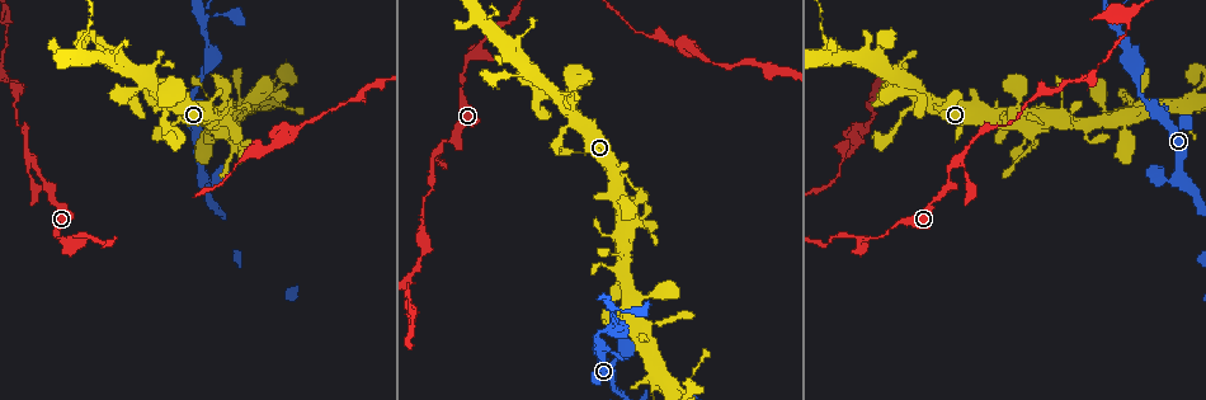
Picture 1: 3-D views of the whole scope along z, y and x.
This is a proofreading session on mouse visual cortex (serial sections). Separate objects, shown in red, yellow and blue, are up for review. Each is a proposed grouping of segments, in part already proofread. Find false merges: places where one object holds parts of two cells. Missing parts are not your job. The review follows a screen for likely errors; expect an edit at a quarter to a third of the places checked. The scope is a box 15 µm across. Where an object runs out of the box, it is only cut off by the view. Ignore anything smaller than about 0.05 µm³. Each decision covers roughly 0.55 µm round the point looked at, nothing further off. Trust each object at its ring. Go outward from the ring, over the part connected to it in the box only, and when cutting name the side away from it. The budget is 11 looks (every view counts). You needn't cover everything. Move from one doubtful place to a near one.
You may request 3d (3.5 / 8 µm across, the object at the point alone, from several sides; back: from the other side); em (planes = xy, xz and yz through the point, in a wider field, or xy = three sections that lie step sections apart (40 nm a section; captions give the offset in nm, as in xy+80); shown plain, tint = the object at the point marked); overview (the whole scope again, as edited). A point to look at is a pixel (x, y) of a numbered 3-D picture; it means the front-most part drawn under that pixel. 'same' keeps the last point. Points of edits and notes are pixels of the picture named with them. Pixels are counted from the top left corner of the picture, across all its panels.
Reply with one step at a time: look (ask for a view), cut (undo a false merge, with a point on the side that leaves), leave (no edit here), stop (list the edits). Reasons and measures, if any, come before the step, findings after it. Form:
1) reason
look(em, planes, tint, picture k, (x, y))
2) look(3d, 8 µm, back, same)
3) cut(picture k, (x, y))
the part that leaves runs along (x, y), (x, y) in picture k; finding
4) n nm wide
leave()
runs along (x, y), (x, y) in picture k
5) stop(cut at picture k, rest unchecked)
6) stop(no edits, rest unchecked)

thin neck
look(em, planes, tint, picture 1, (609, 369))

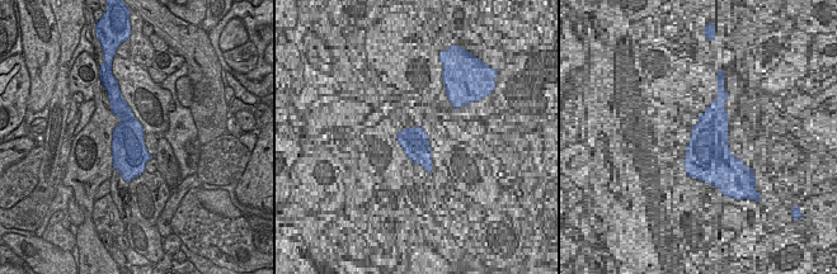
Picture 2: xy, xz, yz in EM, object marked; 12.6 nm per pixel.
look(3d, 3.5 µm, same)

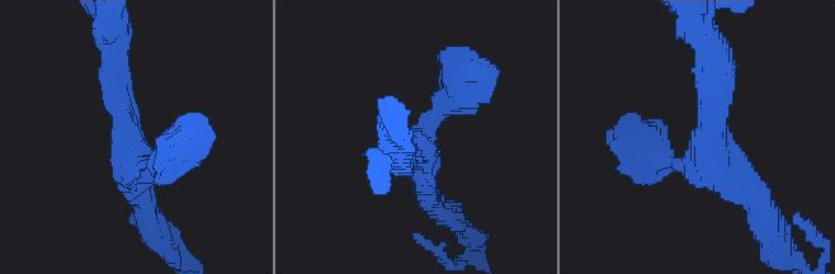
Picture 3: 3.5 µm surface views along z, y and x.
440 nm wide
leave()
runs along (721, 75), (708, 156), (646, 149) in picture 3; one cell here

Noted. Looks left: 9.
three arms meet
look(3d, 3.5 µm, picture 1, (5, 27))

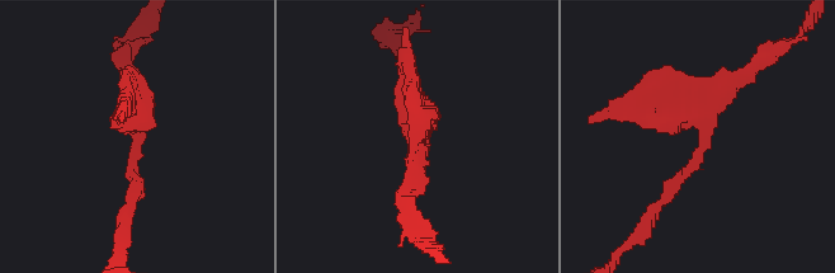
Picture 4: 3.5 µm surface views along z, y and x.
shape alone is not enough
look(em, planes, tint, picture 4, (706, 133))

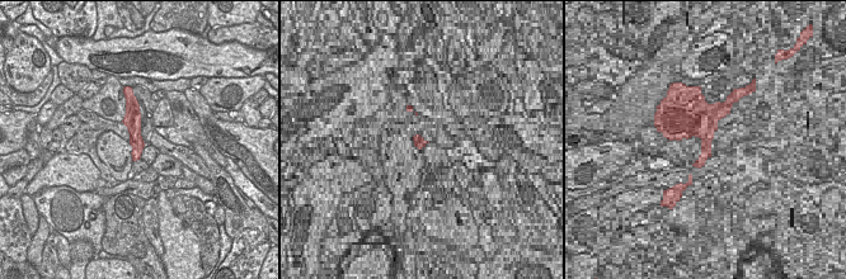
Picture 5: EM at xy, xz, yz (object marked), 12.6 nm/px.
leave()
runs along (134, 102), (136, 156) in picture 5; all the same cell

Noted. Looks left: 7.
four or more arms meet
look(3d, 3.5 µm, picture 1, (607, 305))

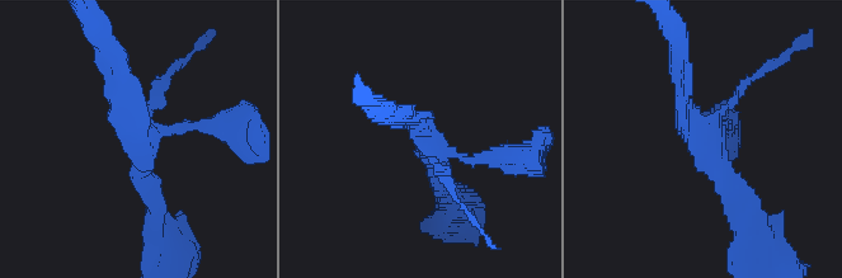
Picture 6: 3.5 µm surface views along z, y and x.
4 arms; arms of 150, 150, 250, 250 nm
look(em, planes, tint, picture 6, (428, 141))

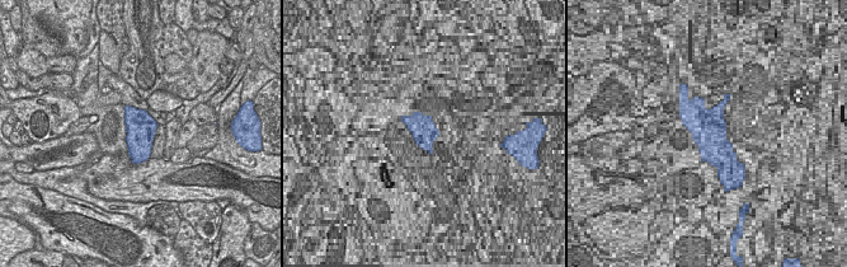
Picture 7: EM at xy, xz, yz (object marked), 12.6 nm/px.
380 nm wide
leave()
runs along (154, 212), (142, 137), (217, 126) in picture 6; all the same cell

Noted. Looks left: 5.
sharp bend
look(3d, 8 µm, picture 1, (558, 91))

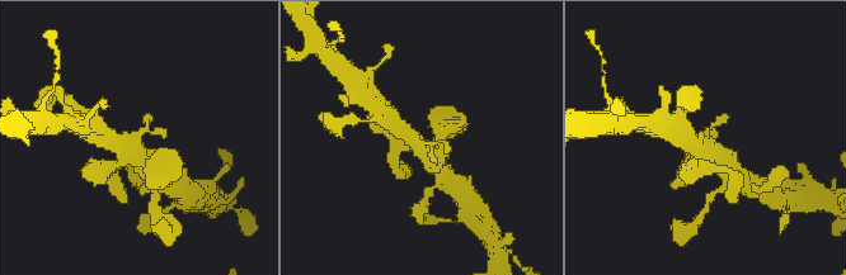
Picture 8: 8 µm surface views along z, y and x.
look(em, xy, step 3, tint, picture 8, (707, 139))

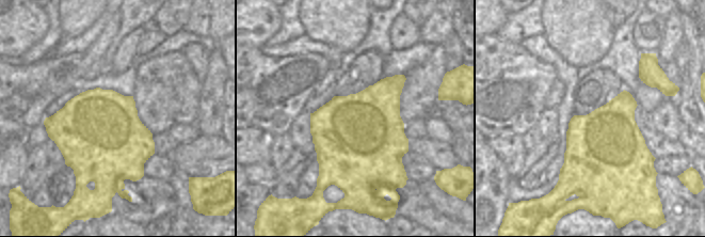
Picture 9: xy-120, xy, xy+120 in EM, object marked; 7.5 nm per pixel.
leave()
one cell here

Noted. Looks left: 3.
stop(no edits, rest unchecked)

